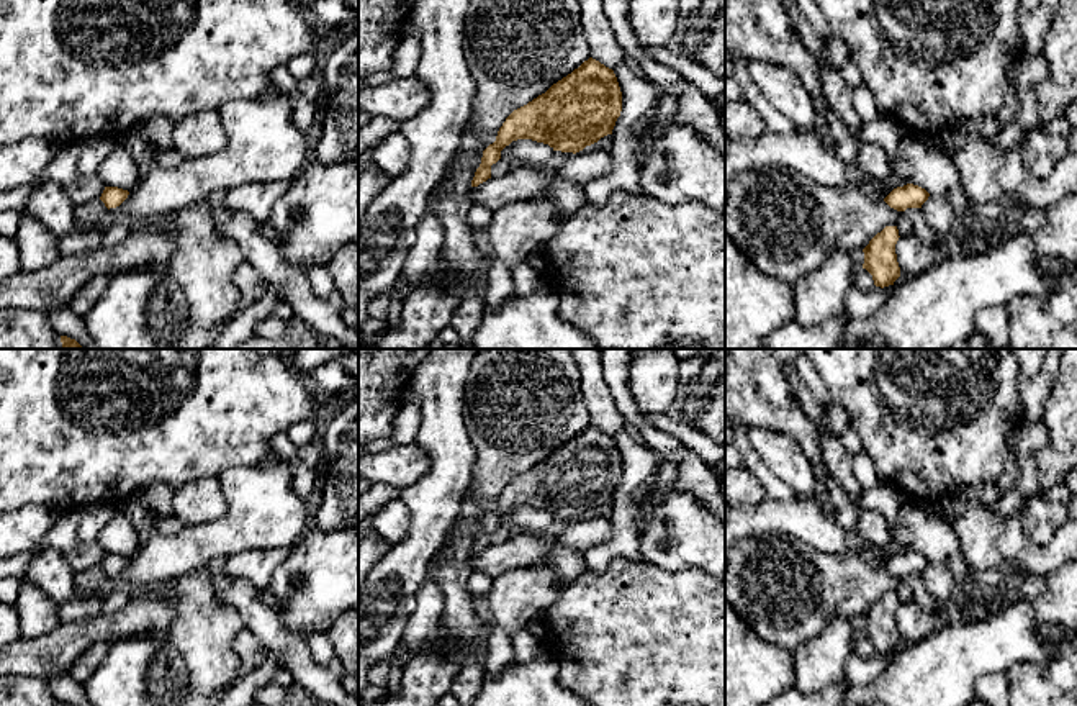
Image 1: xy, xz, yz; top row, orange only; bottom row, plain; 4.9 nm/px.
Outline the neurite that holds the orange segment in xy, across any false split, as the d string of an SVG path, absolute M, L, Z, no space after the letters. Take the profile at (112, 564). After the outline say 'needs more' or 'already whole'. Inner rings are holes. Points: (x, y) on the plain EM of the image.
M105 554L100 567L110 577L110 575L119 573L128 565L128 562L129 562L128 557L123 557L123 555L118 555L118 554Z | already whole

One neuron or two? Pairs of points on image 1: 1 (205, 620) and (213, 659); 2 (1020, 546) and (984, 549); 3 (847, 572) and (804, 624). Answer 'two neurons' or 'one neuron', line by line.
1: one neuron
2: one neuron
3: one neuron

